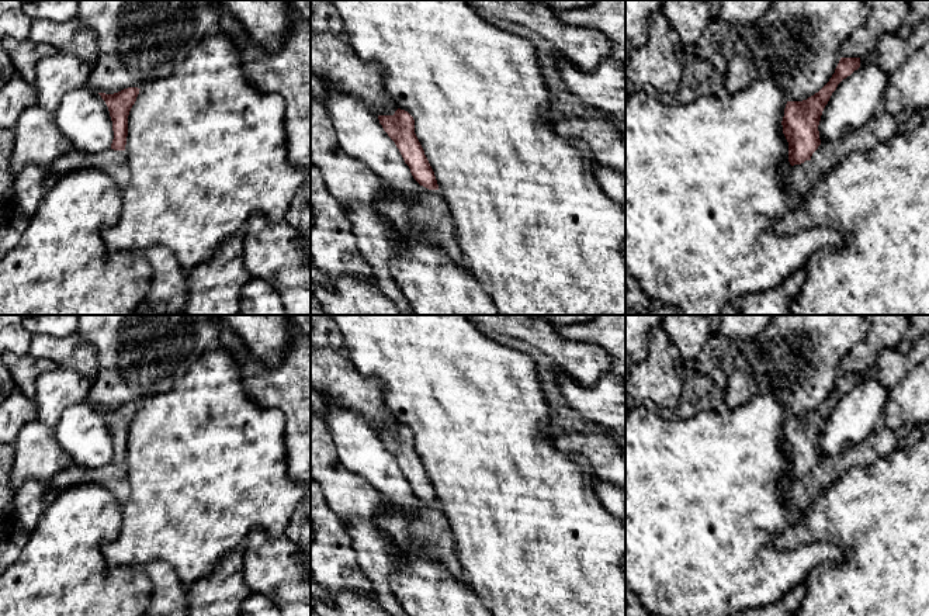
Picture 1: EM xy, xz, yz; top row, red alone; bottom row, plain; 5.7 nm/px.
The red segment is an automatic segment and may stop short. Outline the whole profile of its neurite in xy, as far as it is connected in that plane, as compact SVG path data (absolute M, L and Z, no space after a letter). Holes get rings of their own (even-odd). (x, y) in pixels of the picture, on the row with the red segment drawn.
M128 87L114 94L98 93L105 101L112 121L114 139L111 149L125 150L128 136L128 115L139 94L138 87Z

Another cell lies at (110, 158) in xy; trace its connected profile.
M110 148L97 155L87 155L72 149L53 162L51 170L60 177L76 167L107 169L122 163L126 163L125 150L114 150Z

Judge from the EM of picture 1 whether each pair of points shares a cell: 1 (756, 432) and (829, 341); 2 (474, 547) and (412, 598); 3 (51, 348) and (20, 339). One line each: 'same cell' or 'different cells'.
1: different cells
2: different cells
3: different cells

